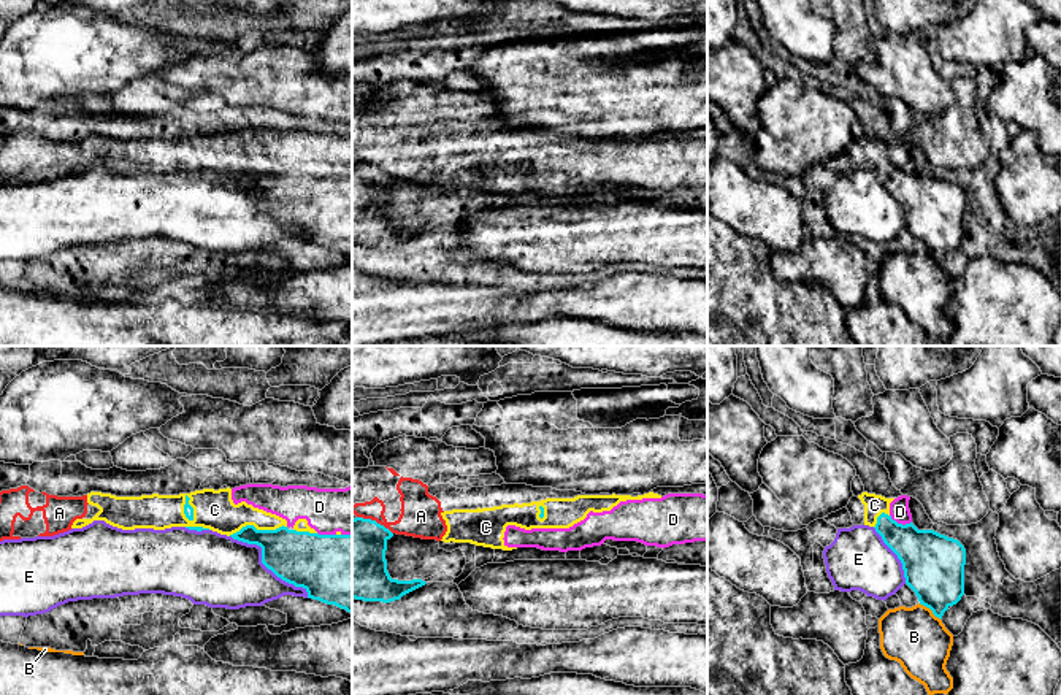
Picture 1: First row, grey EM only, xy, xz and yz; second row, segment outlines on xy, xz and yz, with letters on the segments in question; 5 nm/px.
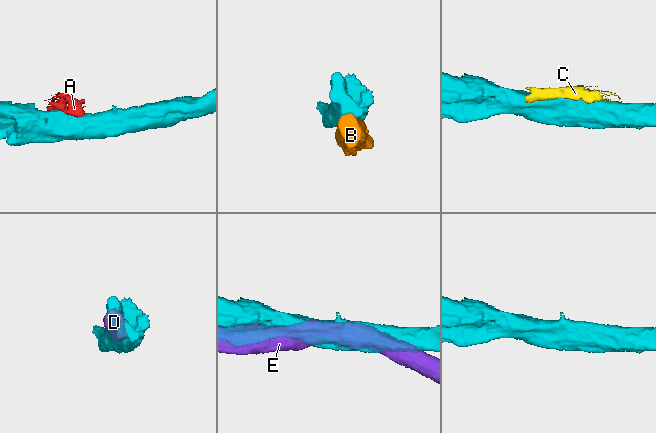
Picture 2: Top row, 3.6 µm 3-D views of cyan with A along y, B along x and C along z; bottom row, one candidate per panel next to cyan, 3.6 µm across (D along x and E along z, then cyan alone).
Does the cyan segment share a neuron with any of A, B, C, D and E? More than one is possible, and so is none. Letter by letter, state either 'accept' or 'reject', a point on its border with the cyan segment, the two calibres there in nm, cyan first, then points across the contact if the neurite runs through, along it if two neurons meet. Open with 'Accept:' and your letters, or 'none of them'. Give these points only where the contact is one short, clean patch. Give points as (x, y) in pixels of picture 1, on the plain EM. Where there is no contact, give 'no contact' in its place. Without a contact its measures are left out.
Accept: none of them
A: reject; meets cyan in xz at (375, 165); 340 nm thick on the cyan side, 200 nm on the other
B: reject; meets cyan in yz at (930, 253); 320 nm thick on the cyan side, 300 nm on the other
C: reject; meets cyan in xy at (256, 173); 260 nm thick on the cyan side, 200 nm on the other
D: reject; meets cyan in yz at (900, 168); 300 nm thick on the cyan side, 100 nm on the other
E: reject; meets cyan in xy at (265, 210); 280 nm thick on the cyan side, 360 nm on the other

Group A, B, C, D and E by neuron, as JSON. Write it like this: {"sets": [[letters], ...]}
{"sets": [["A", "C", "D"], ["B"], ["E"]]}

